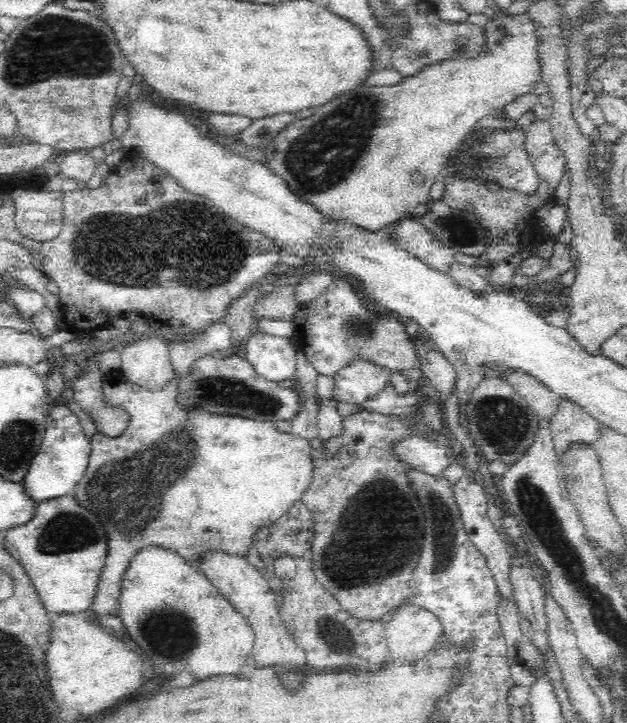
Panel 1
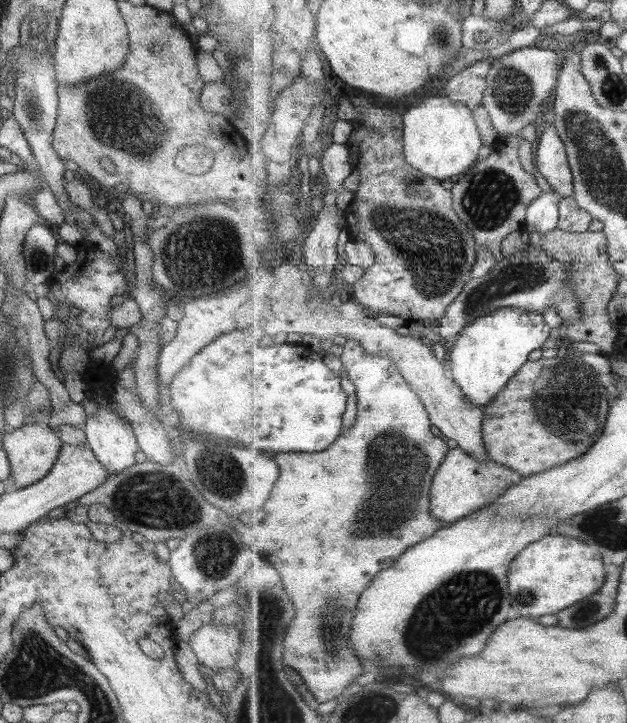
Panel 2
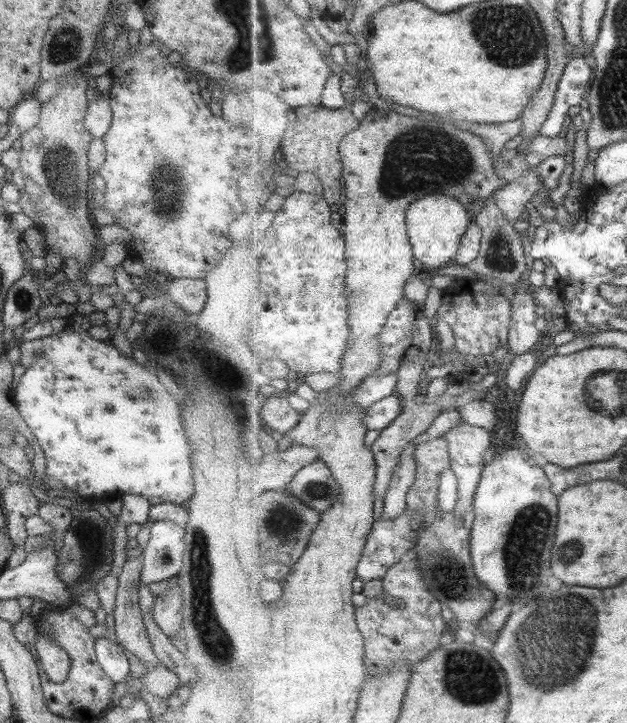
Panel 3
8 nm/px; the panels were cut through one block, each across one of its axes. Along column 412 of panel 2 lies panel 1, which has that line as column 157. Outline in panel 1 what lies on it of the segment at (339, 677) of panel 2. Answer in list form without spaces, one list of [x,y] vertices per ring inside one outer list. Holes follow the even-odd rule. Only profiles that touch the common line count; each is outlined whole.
[[[218,320],[210,323],[206,328],[201,330],[201,334],[188,340],[174,340],[172,334],[165,334],[168,356],[170,359],[171,379],[166,381],[162,386],[156,389],[148,389],[148,387],[138,385],[127,379],[124,374],[121,374],[120,370],[114,369],[108,374],[103,374],[103,391],[104,401],[110,405],[120,408],[124,407],[124,410],[130,415],[130,422],[128,429],[124,434],[118,436],[118,438],[108,438],[98,432],[94,434],[90,440],[92,452],[89,456],[89,462],[87,464],[87,470],[84,476],[80,479],[80,482],[74,487],[72,496],[75,501],[86,509],[92,516],[98,518],[98,522],[102,524],[104,528],[105,539],[107,544],[107,555],[103,562],[102,570],[98,575],[98,582],[96,587],[96,594],[94,600],[90,605],[89,612],[94,616],[108,616],[119,618],[121,616],[120,608],[120,596],[122,596],[122,578],[124,578],[124,572],[128,570],[130,566],[130,560],[133,556],[136,556],[138,552],[144,548],[157,547],[163,548],[170,552],[176,553],[183,558],[190,568],[194,570],[202,571],[202,560],[206,558],[208,552],[219,552],[220,554],[233,554],[233,556],[248,557],[248,552],[252,550],[254,542],[256,542],[256,534],[263,528],[274,524],[283,514],[288,512],[290,505],[297,500],[301,500],[304,496],[304,492],[308,490],[308,486],[312,484],[312,476],[314,476],[314,457],[312,457],[312,446],[310,442],[300,438],[299,436],[292,434],[284,434],[278,432],[276,424],[272,421],[252,420],[251,418],[242,418],[242,416],[232,416],[232,414],[212,414],[212,412],[206,412],[206,410],[200,410],[200,407],[192,407],[188,409],[186,405],[182,405],[178,401],[178,390],[180,390],[180,380],[190,376],[196,368],[196,362],[206,358],[206,356],[214,356],[216,352],[222,352],[231,348],[231,330],[229,326]]]

